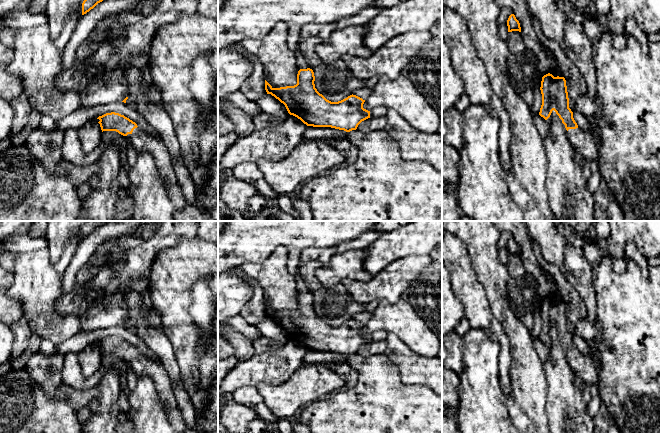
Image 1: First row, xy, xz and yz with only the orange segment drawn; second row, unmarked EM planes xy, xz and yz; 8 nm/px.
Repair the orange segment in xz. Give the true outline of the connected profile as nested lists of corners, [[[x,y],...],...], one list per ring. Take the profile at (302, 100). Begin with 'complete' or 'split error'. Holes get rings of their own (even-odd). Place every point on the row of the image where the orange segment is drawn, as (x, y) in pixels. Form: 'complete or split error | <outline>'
complete | [[[300,69],[296,85],[273,88],[265,80],[265,90],[283,103],[290,115],[307,126],[350,132],[370,118],[370,111],[363,108],[365,100],[362,98],[352,94],[341,101],[331,102],[317,91],[314,81],[312,69]]]

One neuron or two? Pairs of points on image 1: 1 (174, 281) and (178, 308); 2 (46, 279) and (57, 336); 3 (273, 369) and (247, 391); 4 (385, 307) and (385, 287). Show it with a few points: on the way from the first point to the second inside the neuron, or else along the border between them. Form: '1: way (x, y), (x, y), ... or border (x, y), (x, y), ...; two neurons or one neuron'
1: way (175, 288), (177, 290), (177, 301); one neuron
2: way (46, 293), (46, 320), (48, 322); one neuron
3: border (256, 386), (240, 386), (231, 394); two neurons
4: border (401, 297), (395, 302), (380, 300); two neurons

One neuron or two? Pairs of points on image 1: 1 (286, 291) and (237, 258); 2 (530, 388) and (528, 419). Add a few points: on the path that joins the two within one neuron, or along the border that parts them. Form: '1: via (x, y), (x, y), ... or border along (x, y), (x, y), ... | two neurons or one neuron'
1: border along (267, 256), (256, 263), (243, 263), (240, 266) | two neurons
2: via (528, 396), (528, 411) | one neuron

